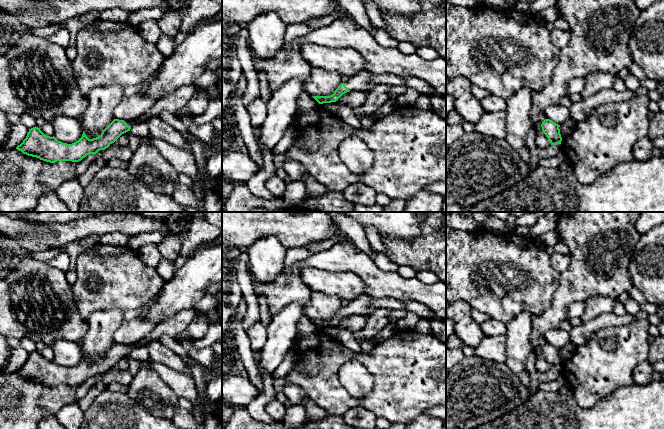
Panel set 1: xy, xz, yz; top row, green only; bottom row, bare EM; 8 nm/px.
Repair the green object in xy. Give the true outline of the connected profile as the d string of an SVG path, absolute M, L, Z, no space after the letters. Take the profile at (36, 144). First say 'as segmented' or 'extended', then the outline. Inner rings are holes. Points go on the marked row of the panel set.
extended; M195 85L182 86L172 94L158 99L140 118L126 122L114 119L98 137L89 139L83 131L82 137L72 144L58 141L54 136L47 136L35 126L29 129L26 138L16 149L23 154L50 163L57 161L79 162L89 154L95 155L98 151L105 150L122 134L130 131L132 126L146 122L149 117L158 116L162 111L174 114L180 112L199 90L208 93L207 89Z

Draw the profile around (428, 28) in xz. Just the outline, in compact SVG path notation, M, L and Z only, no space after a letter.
M422 0L421 5L421 12L413 17L381 12L384 30L399 42L433 47L446 58L446 0Z

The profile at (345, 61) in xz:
M304 42L300 52L302 58L312 67L327 72L338 72L350 77L366 70L366 62L354 49L331 48L314 42Z

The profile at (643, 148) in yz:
M646 136L640 138L634 145L634 158L636 161L647 161L653 156L652 140Z

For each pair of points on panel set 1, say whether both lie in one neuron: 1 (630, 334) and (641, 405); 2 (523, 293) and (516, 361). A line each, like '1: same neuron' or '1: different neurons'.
1: different neurons
2: different neurons

